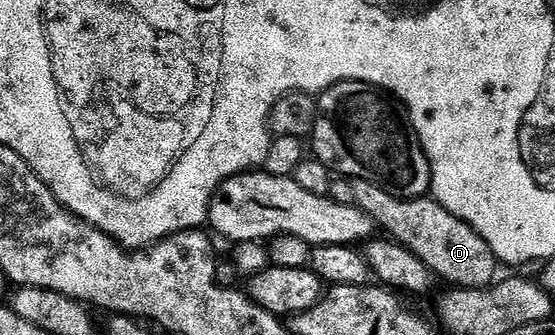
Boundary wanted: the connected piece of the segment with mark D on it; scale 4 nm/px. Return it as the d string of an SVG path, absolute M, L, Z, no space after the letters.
M355 180L351 184L352 196L351 202L362 208L365 213L372 218L373 224L377 228L380 227L387 238L401 243L406 249L410 249L410 253L414 253L423 261L431 271L436 274L437 280L444 279L456 289L465 291L479 291L481 287L491 287L497 282L496 267L498 268L498 260L496 254L490 249L490 245L480 236L470 225L466 225L466 221L462 221L458 217L454 217L441 203L436 202L431 197L421 197L419 199L400 199L397 195L386 193L386 189L382 189L378 185L374 185L370 181Z

